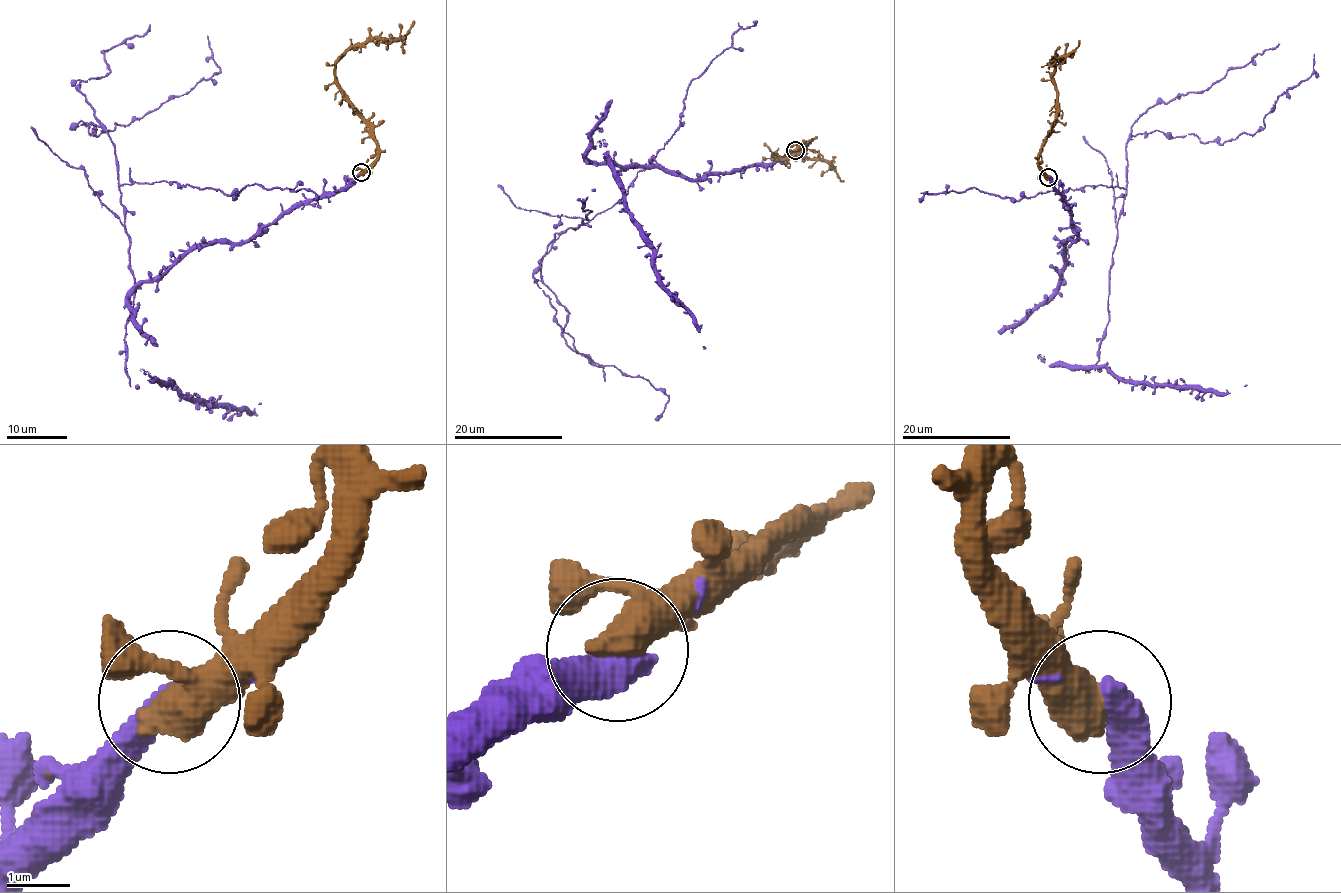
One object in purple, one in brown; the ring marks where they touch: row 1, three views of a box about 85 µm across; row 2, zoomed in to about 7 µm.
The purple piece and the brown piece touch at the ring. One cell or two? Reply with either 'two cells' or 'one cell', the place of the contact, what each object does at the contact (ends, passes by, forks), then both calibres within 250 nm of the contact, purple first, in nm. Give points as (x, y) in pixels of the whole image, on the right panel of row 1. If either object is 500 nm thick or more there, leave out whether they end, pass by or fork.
one cell | (1048, 177) | 550/460 nm

